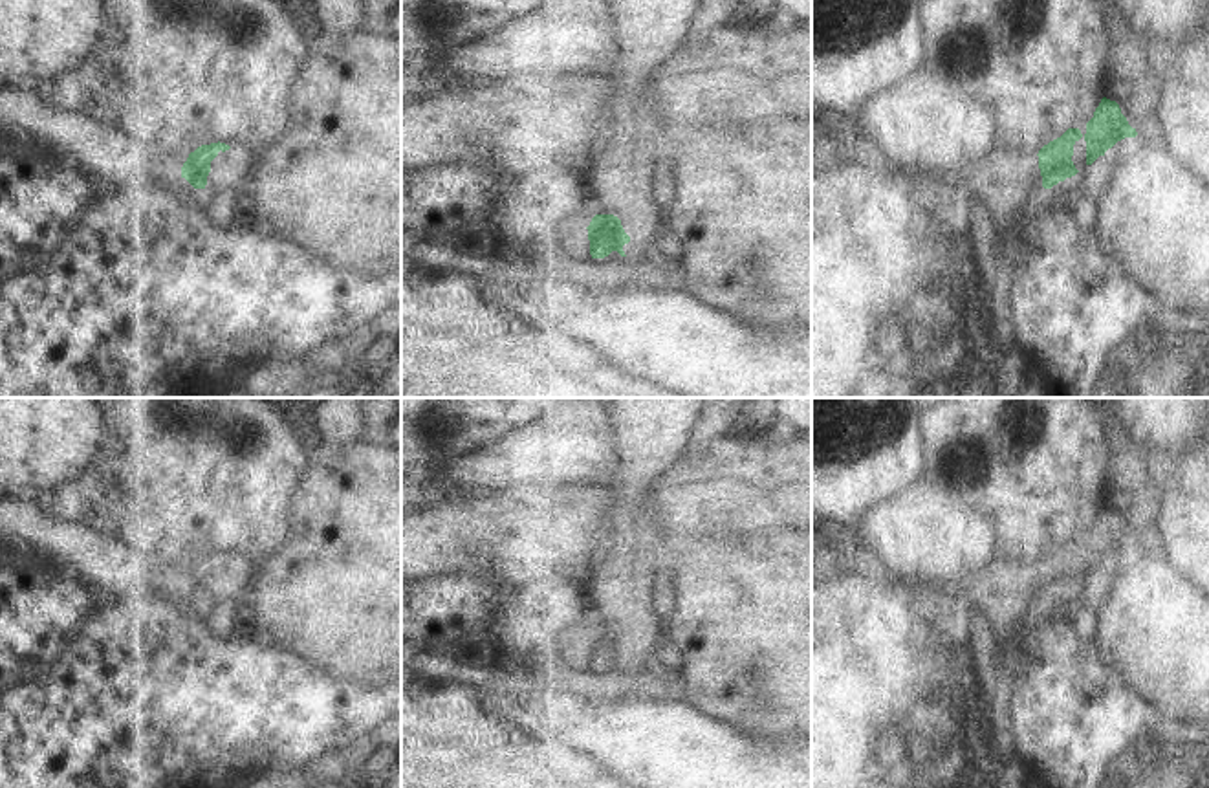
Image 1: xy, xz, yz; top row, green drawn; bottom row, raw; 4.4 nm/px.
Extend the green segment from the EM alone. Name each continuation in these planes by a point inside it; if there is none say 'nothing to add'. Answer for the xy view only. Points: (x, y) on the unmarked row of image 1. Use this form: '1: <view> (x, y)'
1: xy (229, 580).

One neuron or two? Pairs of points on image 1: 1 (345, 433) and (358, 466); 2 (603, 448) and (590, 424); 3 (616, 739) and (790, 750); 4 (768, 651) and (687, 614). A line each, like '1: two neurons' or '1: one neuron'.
1: two neurons
2: one neuron
3: one neuron
4: one neuron

